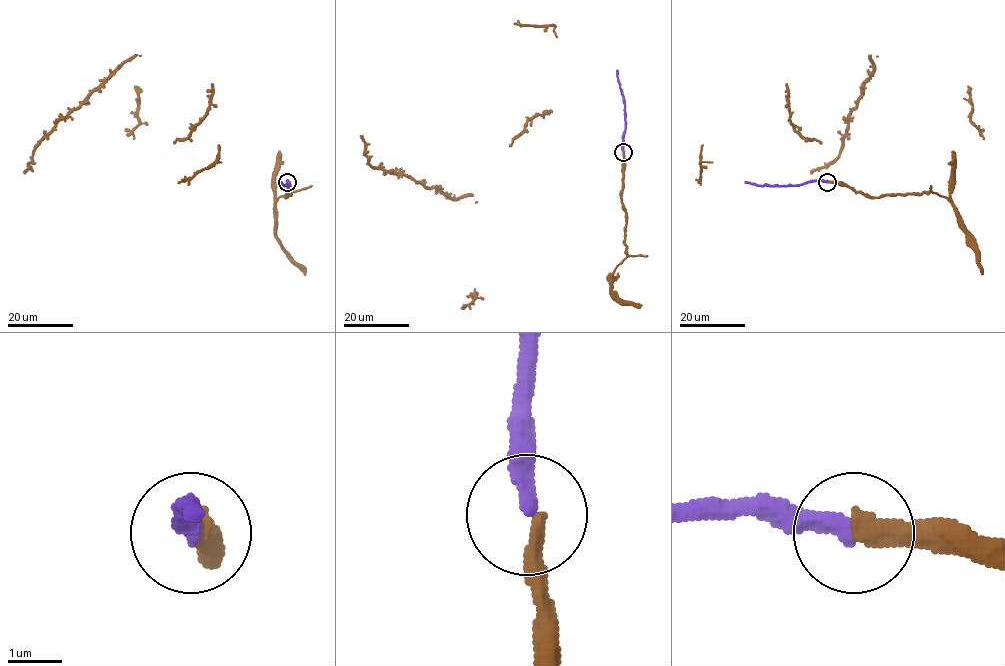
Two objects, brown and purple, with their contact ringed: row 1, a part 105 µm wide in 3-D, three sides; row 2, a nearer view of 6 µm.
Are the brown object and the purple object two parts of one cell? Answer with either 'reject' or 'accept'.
accept

